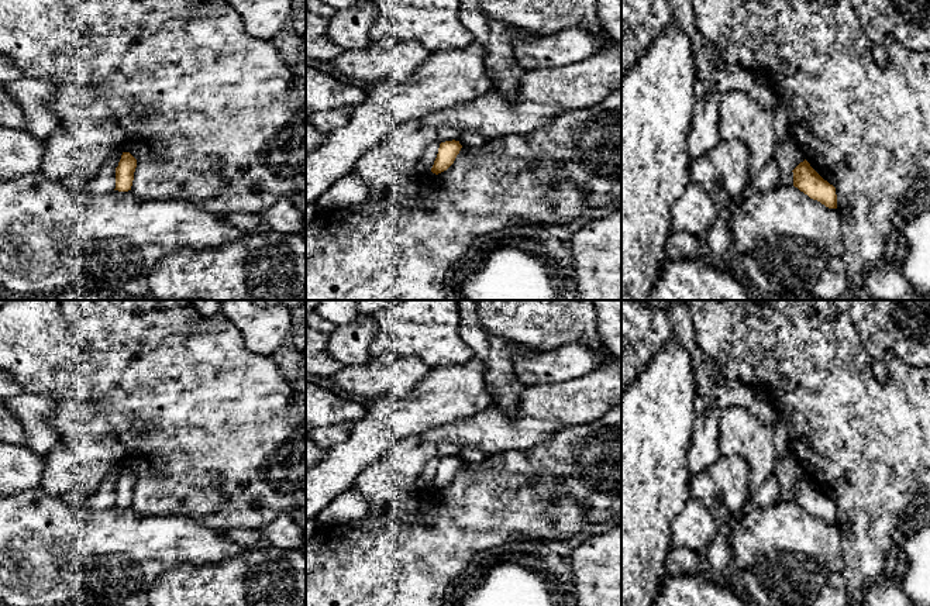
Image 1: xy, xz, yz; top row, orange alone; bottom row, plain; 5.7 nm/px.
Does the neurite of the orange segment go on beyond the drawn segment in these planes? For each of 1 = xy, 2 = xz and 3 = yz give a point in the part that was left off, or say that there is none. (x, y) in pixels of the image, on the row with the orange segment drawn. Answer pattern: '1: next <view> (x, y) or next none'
1: next none
2: next none
3: next none

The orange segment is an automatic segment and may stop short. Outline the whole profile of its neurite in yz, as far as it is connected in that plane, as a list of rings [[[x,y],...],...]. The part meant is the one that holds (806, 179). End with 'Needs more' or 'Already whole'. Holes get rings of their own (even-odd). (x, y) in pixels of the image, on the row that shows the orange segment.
[[[805,159],[793,171],[793,186],[829,209],[837,209],[836,187],[824,180]]]. Already whole

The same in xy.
[[[123,152],[118,166],[116,168],[116,189],[118,192],[131,190],[137,159],[130,152]]]. Already whole

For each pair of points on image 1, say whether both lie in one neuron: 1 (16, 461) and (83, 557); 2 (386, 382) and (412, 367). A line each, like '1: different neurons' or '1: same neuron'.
1: different neurons
2: same neuron

